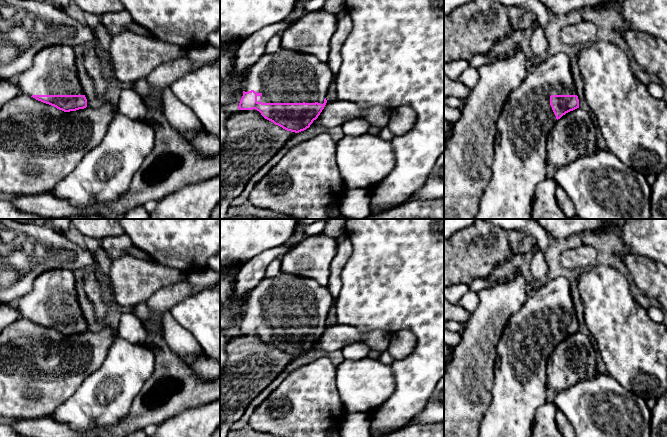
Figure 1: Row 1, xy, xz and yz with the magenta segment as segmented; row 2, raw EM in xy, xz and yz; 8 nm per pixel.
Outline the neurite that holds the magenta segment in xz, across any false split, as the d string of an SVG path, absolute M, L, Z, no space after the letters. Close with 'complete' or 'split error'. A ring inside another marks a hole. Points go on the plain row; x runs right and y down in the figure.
M280 273L263 279L248 295L238 333L255 333L283 353L295 357L306 354L318 342L327 324L327 313L334 305L327 286L314 279Z; split error

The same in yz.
M558 277L533 291L503 329L497 346L491 401L478 437L532 437L537 408L547 401L547 361L558 343L579 332L570 282Z; split error

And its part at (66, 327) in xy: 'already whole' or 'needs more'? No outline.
needs more

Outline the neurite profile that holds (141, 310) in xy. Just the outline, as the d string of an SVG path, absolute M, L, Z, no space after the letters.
M146 302L134 305L133 314L142 321L151 319L153 315Z

